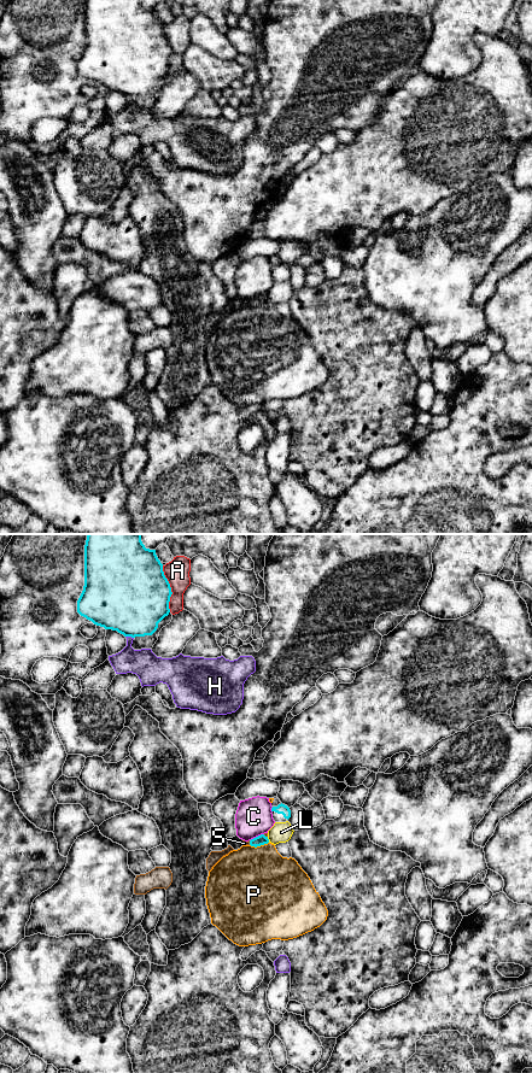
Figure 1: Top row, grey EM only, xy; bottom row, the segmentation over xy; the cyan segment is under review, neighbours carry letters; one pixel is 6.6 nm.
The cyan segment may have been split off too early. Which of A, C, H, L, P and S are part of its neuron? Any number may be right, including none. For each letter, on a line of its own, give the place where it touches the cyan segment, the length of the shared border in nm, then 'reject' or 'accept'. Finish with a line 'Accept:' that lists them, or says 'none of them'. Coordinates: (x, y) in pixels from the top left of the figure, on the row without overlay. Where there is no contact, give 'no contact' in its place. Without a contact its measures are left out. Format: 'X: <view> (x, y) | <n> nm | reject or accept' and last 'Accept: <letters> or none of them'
A: xy (170, 48) | 320 nm | reject
C: xy (256, 297) | 110 nm | reject
H: xy (129, 95) | 60 nm | reject
L: xy (268, 299) | 40 nm | reject
P: xy (258, 305) | 130 nm | reject
S: xy (250, 303) | 30 nm | reject
Accept: none of them

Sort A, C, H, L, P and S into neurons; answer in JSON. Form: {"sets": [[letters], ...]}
{"sets": [["A"], ["C"], ["H"], ["L"], ["P"], ["S"]]}

